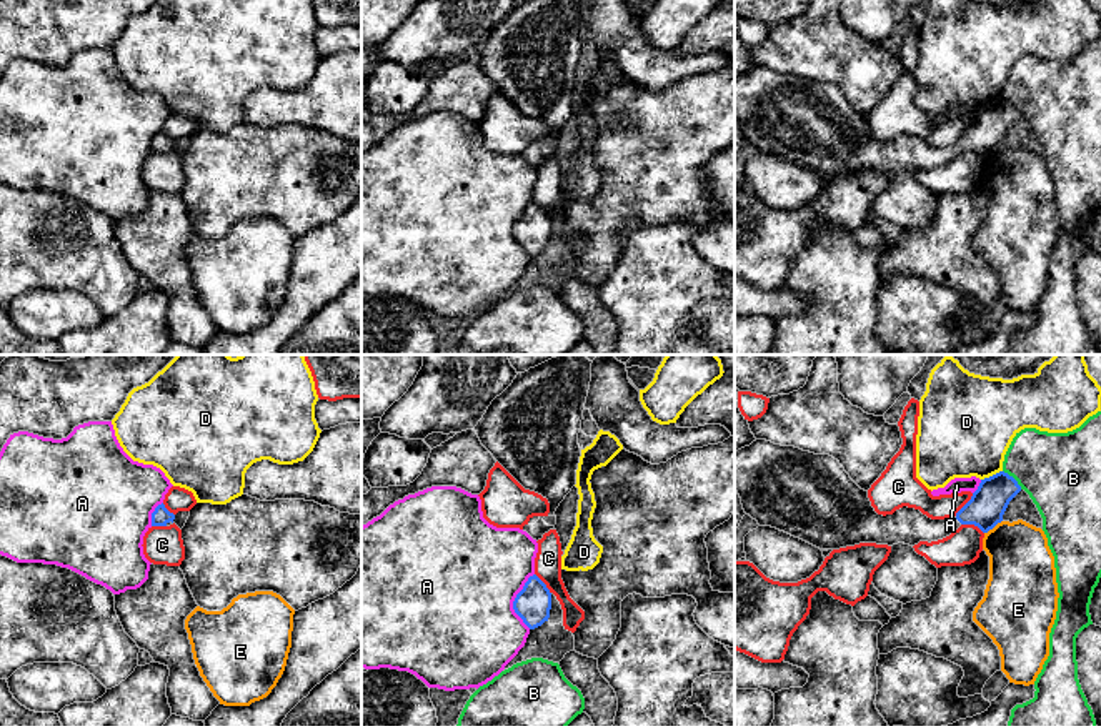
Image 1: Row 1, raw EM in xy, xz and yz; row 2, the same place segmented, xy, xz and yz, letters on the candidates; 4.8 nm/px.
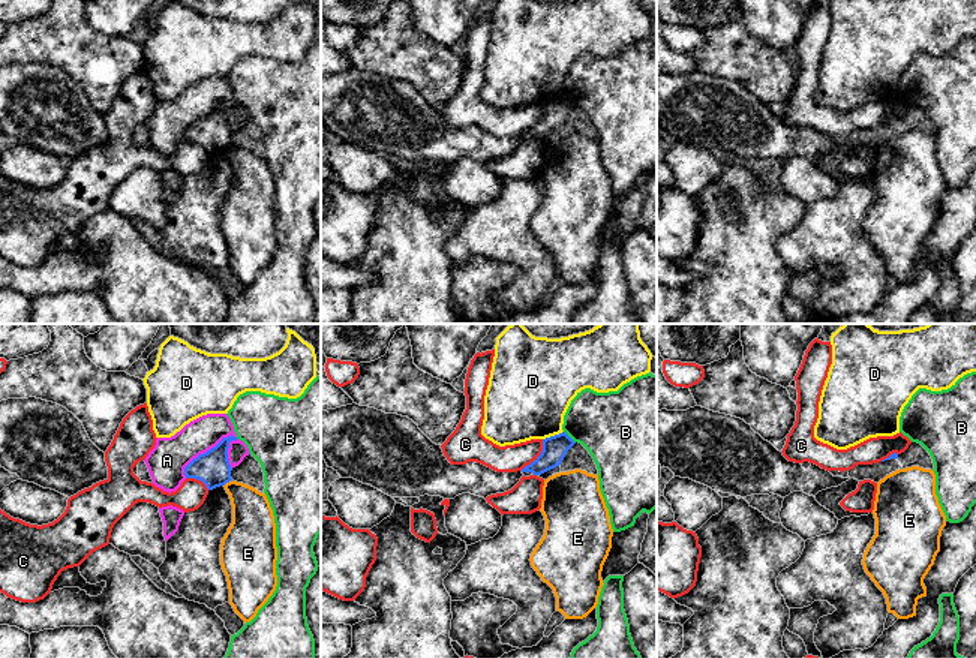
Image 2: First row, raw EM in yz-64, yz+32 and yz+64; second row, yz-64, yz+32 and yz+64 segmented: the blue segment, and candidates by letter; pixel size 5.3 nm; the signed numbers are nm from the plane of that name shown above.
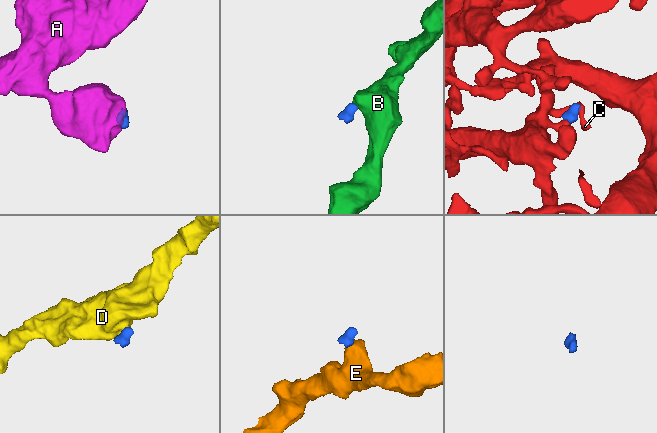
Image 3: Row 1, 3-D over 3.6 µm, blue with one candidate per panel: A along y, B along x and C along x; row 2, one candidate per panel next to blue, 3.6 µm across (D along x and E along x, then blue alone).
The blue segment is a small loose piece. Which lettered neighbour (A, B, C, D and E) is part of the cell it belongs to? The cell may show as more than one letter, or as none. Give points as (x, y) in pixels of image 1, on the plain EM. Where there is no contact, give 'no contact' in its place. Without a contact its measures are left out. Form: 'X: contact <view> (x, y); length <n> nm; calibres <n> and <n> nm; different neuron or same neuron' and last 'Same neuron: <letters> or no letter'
A: contact xz (513, 228); length 280 nm; calibres 170 and 500 nm; different neuron
B: contact yz (1013, 105); length 130 nm; calibres 180 and 380 nm; different neuron
C: contact yz (965, 132); length 140 nm; calibres 180 and 130 nm; different neuron
D: contact yz (993, 102); length 120 nm; calibres 180 and 440 nm; different neuron
E: contact yz (993, 154); length 110 nm; calibres 180 and 320 nm; different neuron
Same neuron: no letter

